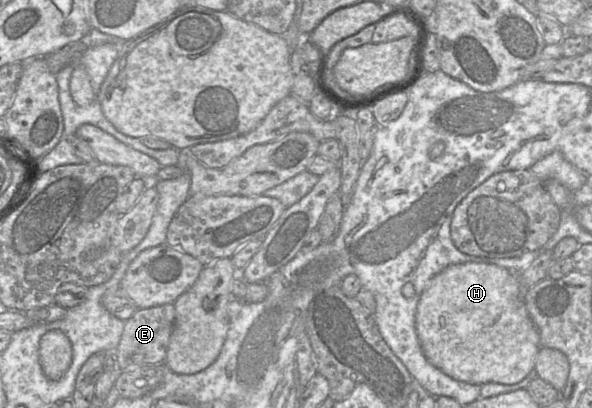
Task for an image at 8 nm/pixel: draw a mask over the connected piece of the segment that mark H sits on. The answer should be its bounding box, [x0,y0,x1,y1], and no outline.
[416,264,541,386]

